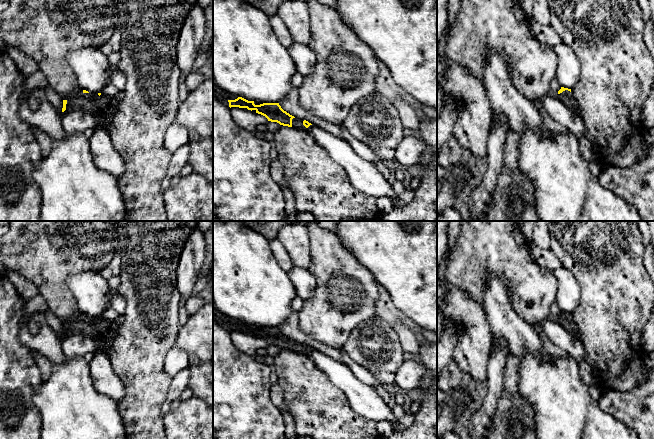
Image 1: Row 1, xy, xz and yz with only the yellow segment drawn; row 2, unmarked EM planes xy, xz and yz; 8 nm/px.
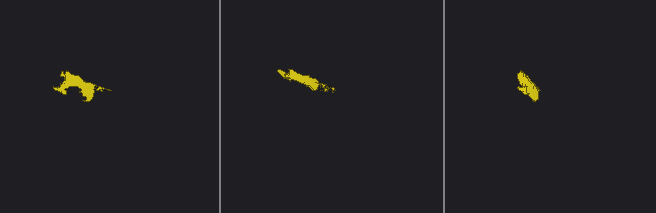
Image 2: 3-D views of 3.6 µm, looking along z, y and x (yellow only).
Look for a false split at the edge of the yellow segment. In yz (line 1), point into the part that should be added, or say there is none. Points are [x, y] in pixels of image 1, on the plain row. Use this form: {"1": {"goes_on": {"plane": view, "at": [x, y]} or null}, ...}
{"1": {"goes_on": {"plane": "yz", "at": [566, 321]}}}

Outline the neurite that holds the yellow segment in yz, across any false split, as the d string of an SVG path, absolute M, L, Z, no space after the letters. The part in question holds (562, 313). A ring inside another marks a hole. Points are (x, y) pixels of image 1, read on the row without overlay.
M561 311L561 313L558 315L558 323L567 330L570 334L573 336L579 337L579 330L577 325L575 324L571 313Z

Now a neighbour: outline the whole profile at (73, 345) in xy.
M65 334L61 338L62 352L67 359L83 357L87 353L95 353L97 342L84 334Z

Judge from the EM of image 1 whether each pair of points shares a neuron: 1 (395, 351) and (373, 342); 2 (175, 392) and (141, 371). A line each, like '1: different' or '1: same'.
1: same
2: different

